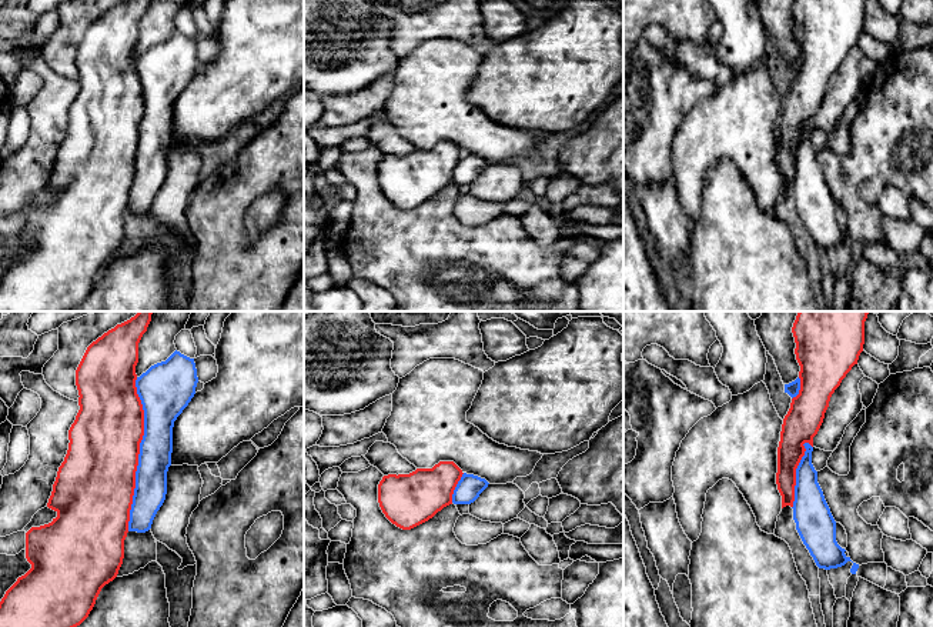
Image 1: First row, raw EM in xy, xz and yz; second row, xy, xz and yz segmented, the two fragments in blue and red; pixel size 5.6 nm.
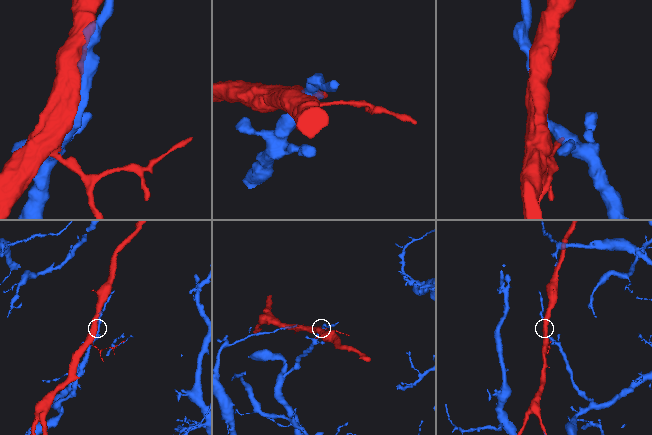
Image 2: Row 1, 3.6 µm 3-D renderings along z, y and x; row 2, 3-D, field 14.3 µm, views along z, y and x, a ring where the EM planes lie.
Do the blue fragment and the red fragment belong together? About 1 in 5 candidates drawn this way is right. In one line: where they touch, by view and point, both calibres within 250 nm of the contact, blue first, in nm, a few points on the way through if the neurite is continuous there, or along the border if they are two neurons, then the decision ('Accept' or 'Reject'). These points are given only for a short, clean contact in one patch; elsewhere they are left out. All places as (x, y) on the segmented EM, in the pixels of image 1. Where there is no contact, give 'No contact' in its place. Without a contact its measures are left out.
Touches blue at xy (139, 454). Thickness 190 nm (blue) against 420 nm. Reject

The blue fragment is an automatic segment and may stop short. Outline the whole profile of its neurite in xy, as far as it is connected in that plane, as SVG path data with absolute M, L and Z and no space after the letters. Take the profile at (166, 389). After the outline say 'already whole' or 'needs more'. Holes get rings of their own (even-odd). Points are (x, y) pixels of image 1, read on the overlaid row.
M177 350L136 380L144 410L144 436L140 443L128 531L148 531L165 500L174 421L194 397L197 383L194 358Z; already whole

